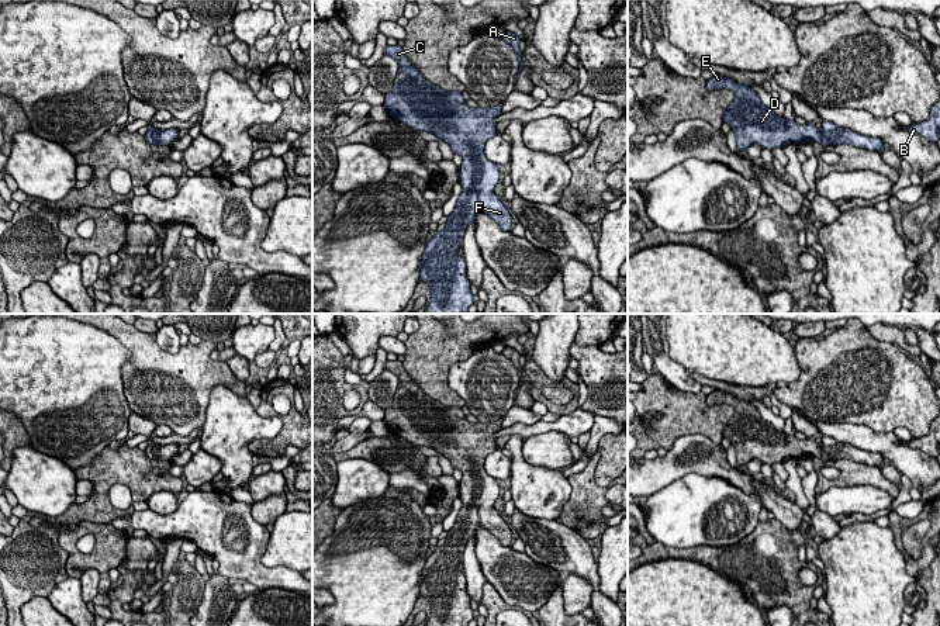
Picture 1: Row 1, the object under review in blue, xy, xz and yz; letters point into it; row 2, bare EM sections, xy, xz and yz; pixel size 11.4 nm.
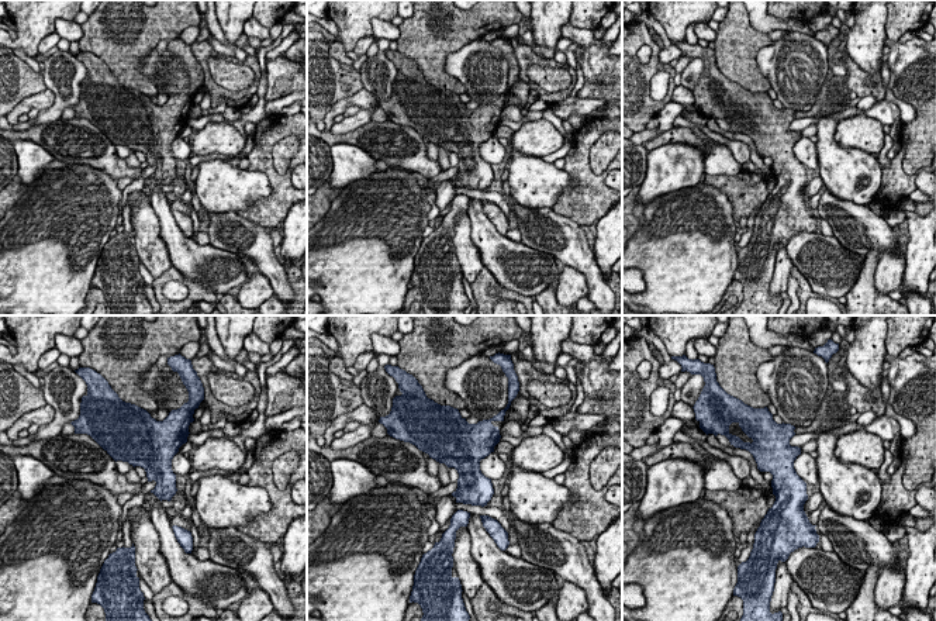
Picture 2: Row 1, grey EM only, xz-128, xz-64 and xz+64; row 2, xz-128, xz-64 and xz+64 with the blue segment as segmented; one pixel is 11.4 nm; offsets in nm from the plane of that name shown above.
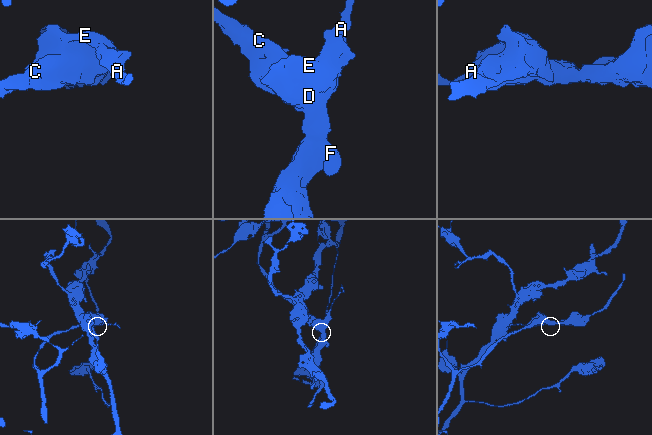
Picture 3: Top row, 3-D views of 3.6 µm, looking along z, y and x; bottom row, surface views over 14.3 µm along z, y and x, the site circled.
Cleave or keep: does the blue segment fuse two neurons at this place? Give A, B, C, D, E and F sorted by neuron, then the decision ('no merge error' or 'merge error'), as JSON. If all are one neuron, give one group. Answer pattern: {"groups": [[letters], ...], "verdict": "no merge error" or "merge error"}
{"groups": [["A", "C", "D", "E", "F"], ["B"]], "verdict": "merge error"}

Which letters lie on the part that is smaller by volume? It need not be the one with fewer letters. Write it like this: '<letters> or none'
A, C, D, E, F

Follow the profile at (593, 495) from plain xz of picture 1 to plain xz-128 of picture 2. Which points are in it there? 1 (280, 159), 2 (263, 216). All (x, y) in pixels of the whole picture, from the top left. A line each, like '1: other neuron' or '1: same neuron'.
1: other neuron
2: same neuron

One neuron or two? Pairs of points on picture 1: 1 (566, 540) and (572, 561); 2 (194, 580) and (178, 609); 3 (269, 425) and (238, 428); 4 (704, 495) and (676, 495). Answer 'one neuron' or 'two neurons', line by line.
1: one neuron
2: one neuron
3: one neuron
4: one neuron

